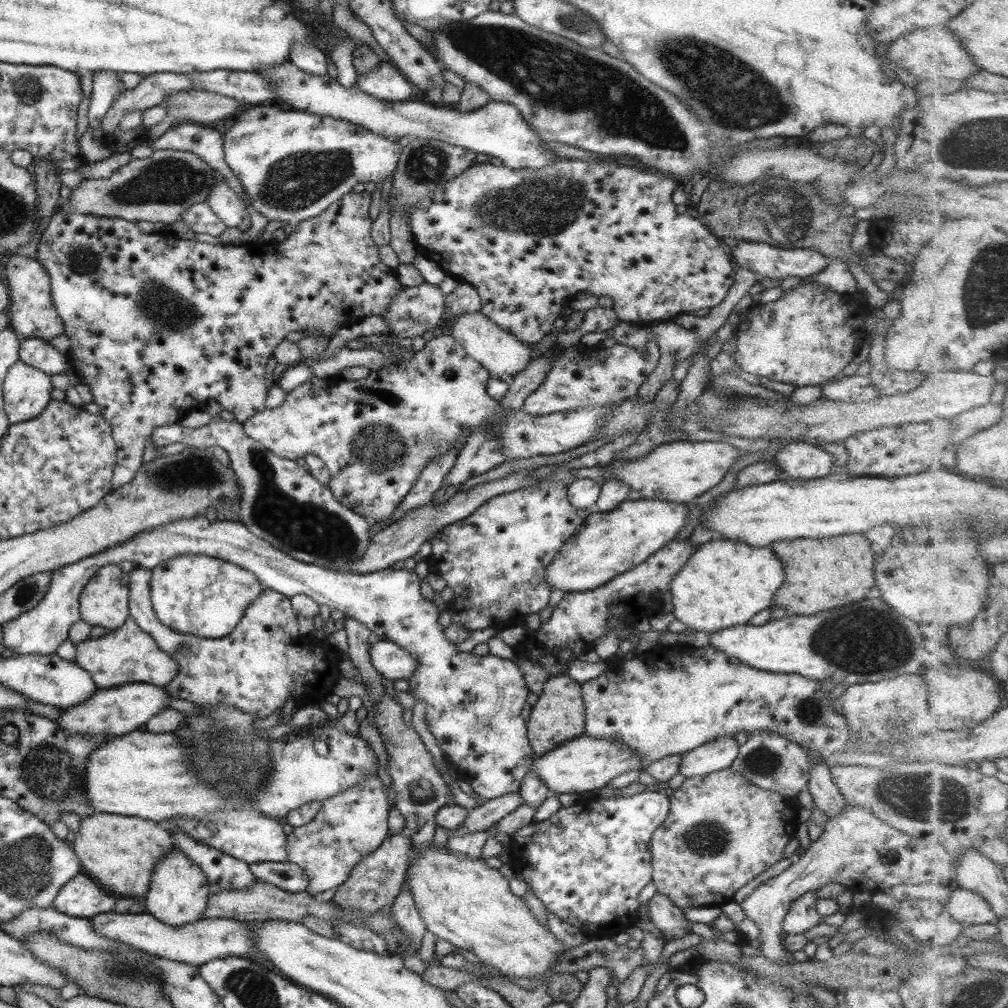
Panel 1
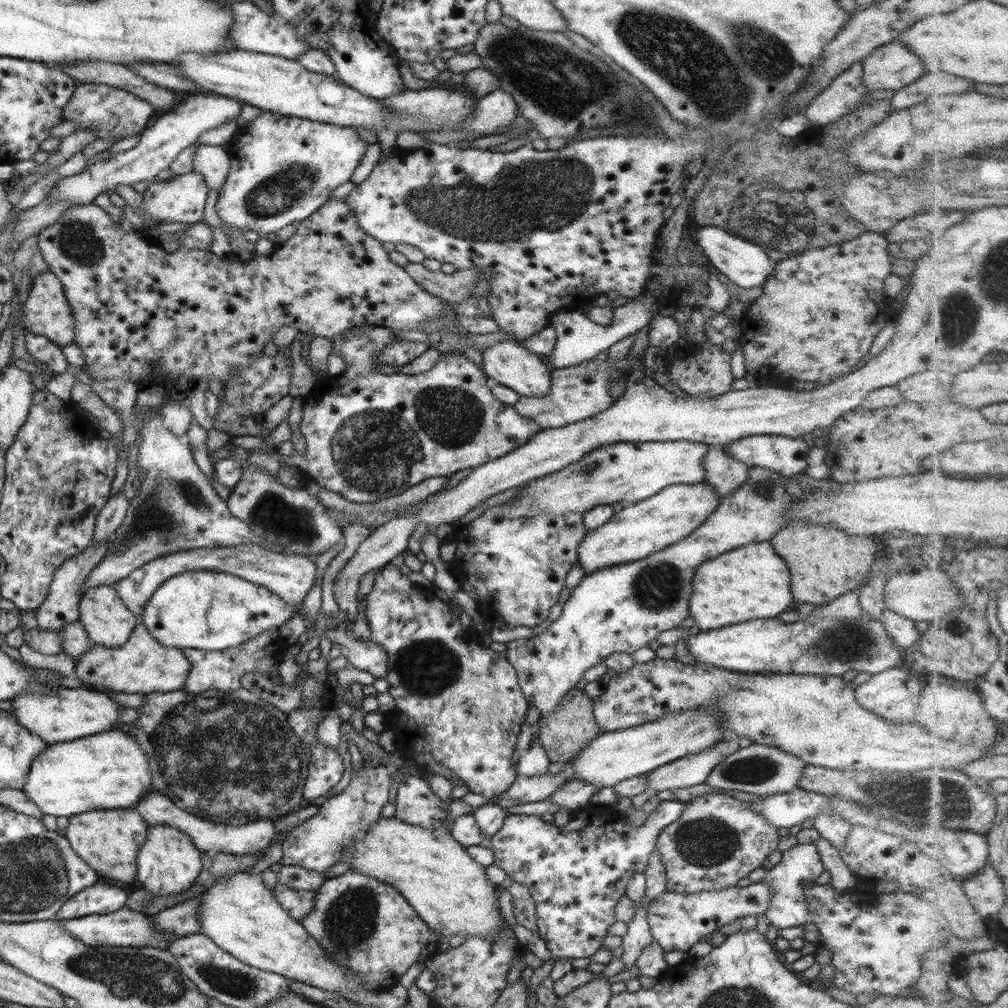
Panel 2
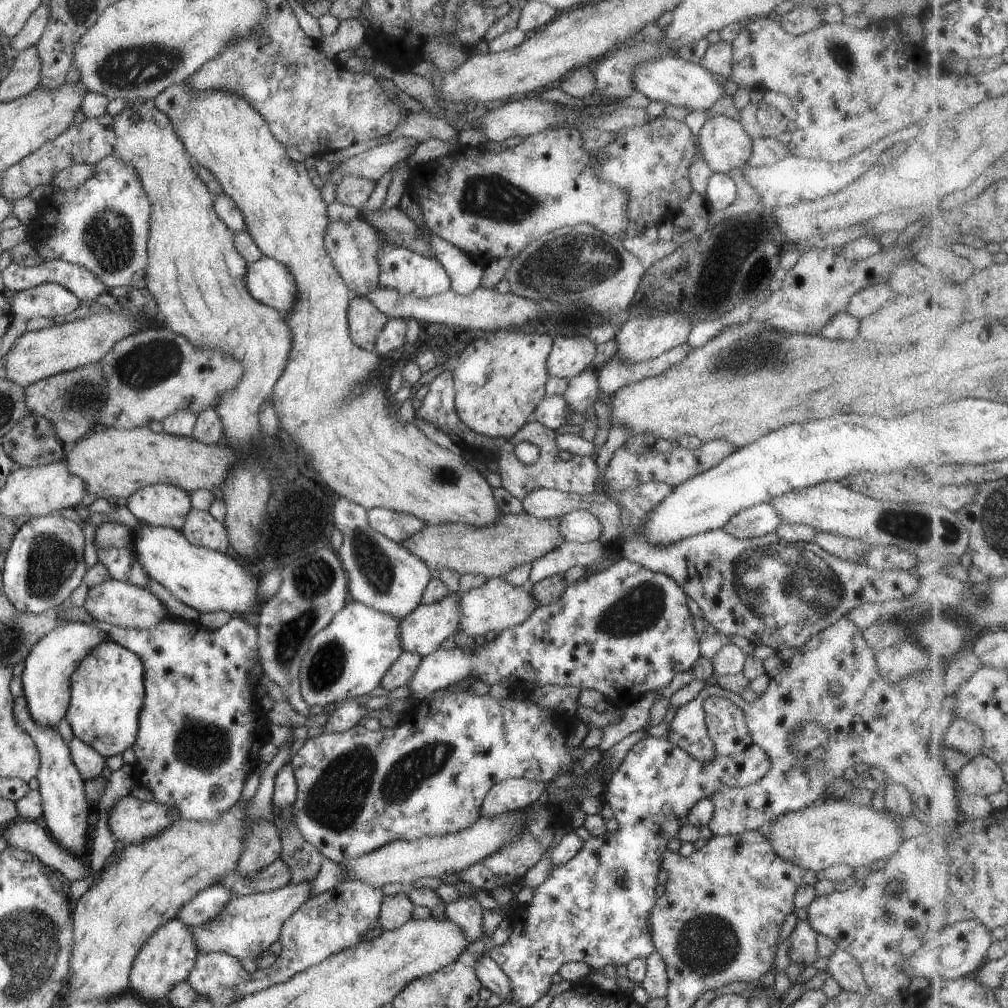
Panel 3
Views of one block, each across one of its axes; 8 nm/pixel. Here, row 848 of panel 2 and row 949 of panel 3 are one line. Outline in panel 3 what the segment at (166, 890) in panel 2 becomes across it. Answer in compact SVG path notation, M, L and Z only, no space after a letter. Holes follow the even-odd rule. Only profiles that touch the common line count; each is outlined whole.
M177 917L172 918L158 926L137 951L128 976L128 992L148 1003L165 1001L166 992L172 984L186 980L198 956L190 927Z

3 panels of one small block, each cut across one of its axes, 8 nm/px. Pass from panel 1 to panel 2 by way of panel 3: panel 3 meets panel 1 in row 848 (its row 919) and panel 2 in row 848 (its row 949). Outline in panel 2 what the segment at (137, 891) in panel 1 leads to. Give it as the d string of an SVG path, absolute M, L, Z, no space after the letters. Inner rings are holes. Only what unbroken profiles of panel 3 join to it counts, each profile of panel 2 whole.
M109 808L89 810L69 816L68 825L61 831L69 841L72 851L101 878L109 878L121 884L136 883L136 856L145 842L148 824L135 808Z

